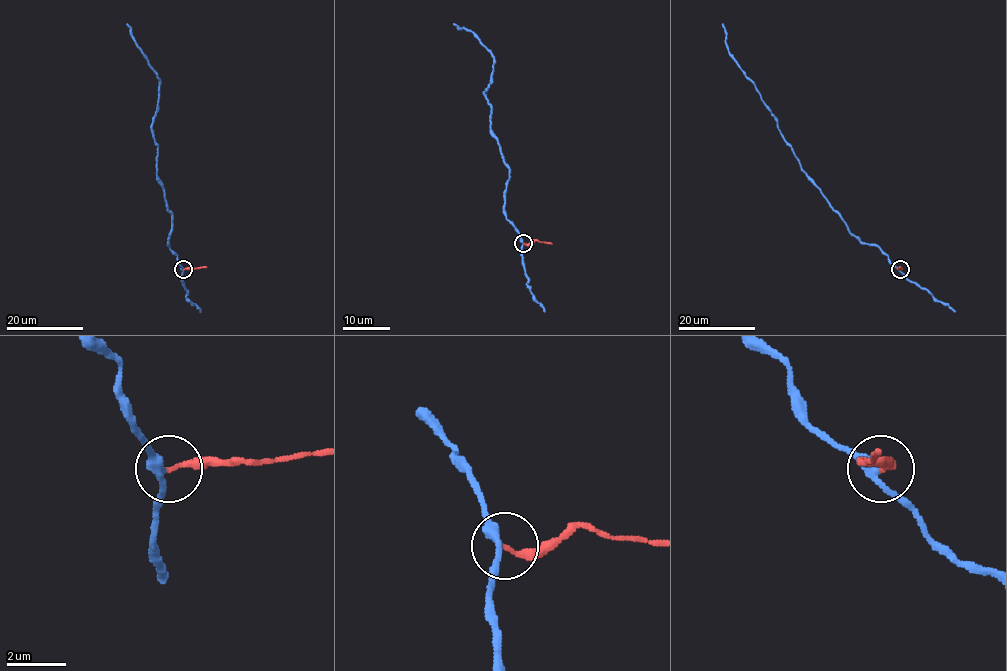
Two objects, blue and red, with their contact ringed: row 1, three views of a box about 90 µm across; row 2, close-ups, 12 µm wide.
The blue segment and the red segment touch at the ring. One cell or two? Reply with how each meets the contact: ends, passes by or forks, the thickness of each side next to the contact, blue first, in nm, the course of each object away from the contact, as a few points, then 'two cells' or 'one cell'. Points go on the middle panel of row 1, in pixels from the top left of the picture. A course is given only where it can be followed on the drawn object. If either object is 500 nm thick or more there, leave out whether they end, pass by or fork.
blue passes by; red ends; calibres 300 and 190 nm; course blue (523, 243), (504, 212), (508, 167), (491, 129), (484, 93), (491, 82), (493, 55), (466, 28), (454, 24); course red (524, 243), (539, 240), (552, 244); two cells

